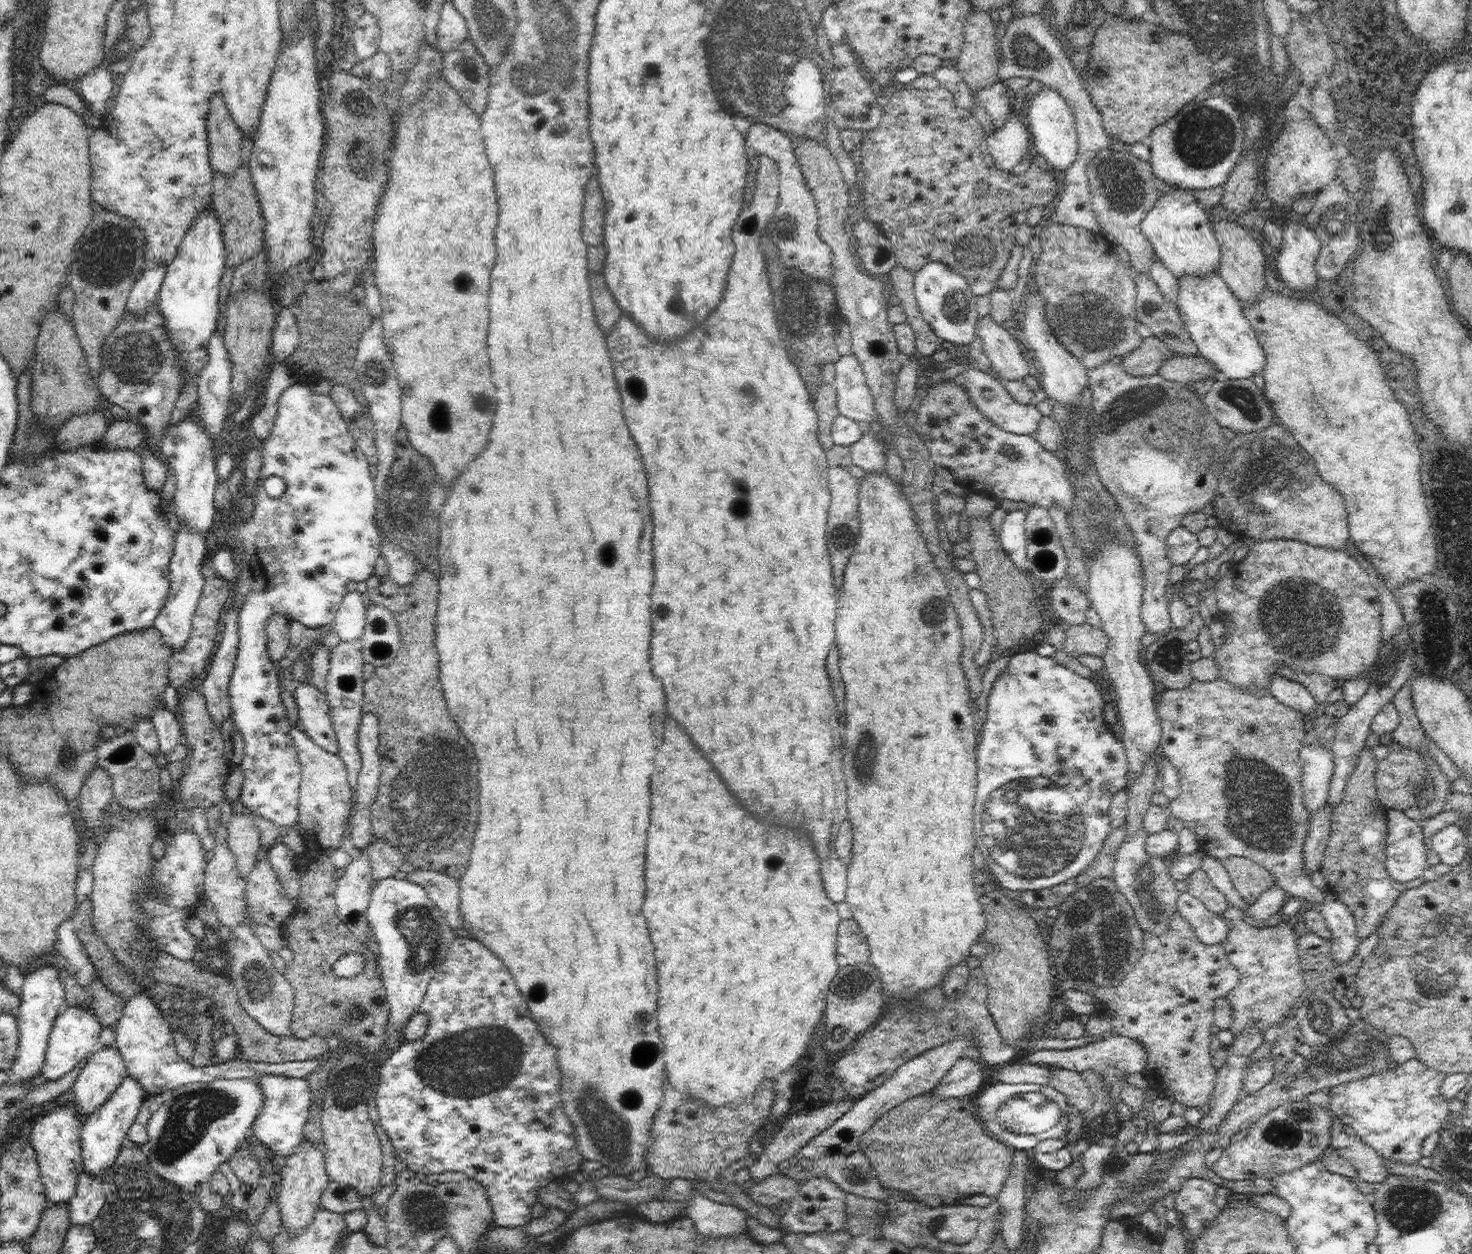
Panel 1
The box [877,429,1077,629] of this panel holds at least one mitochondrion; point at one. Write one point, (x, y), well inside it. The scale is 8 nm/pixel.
(1006, 450)

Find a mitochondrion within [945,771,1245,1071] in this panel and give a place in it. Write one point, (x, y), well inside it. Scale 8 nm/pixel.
(1036, 846)

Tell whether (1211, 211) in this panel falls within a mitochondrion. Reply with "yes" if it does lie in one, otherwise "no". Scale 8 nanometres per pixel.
no

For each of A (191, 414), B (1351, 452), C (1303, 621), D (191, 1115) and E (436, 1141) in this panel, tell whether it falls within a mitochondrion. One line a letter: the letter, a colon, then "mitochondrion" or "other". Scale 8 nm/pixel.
A: other
B: other
C: mitochondrion
D: mitochondrion
E: other

